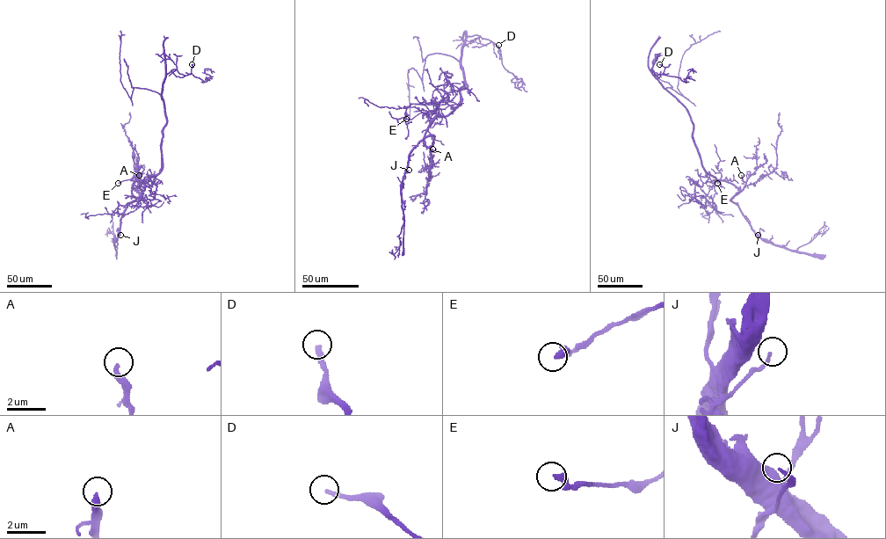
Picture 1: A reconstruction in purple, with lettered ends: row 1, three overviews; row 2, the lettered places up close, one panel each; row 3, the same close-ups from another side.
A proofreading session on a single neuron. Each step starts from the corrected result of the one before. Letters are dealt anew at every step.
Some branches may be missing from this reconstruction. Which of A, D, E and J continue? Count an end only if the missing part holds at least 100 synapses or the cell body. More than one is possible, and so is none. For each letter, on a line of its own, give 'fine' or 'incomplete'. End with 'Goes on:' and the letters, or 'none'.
A: fine
D: fine
E: fine
J: fine
Goes on: none

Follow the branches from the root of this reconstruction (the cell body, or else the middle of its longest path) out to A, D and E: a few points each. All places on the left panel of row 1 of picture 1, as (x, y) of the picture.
A: (161, 160), (158, 173), (133, 184), (137, 191), (139, 175)
D: (161, 160), (163, 129), (166, 122), (163, 83), (174, 69), (185, 75), (192, 74), (192, 64)
E: (161, 160), (161, 170), (157, 174), (143, 179), (128, 179), (118, 183)

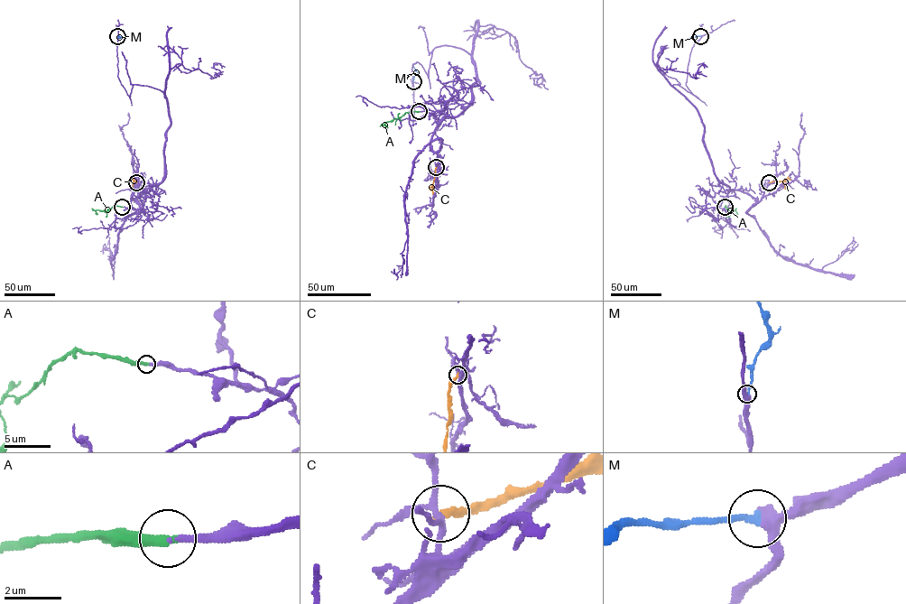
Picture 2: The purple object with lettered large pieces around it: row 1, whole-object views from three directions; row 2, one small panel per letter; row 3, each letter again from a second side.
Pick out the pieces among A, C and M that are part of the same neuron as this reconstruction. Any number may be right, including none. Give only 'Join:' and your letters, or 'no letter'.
Join: A, M

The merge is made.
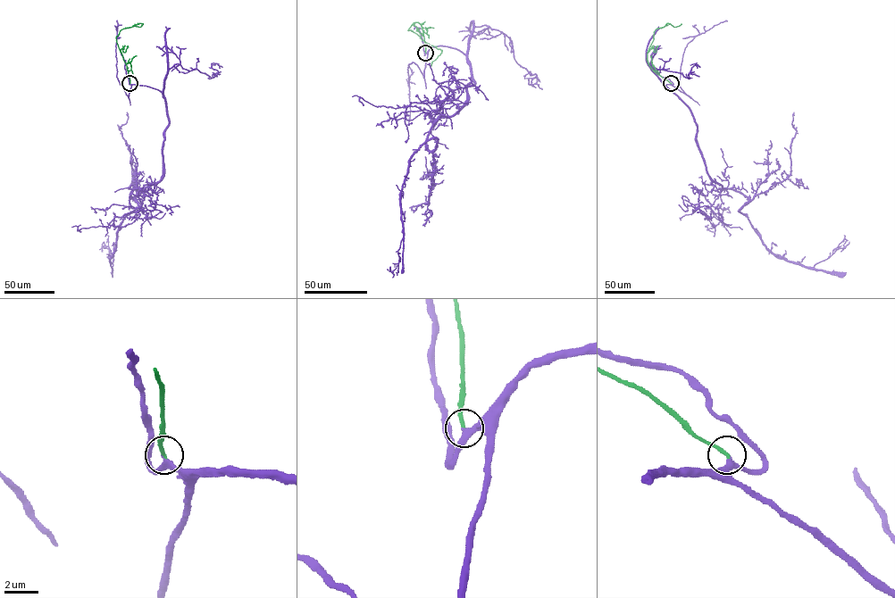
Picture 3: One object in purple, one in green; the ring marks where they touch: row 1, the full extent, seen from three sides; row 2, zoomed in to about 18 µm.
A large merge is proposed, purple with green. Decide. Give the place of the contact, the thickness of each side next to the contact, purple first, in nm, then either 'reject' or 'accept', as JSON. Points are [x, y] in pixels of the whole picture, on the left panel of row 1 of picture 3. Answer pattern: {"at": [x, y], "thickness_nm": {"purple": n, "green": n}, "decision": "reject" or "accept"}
{"at": [129, 83], "thickness_nm": {"purple": 240, "green": 220}, "decision": "accept"}

